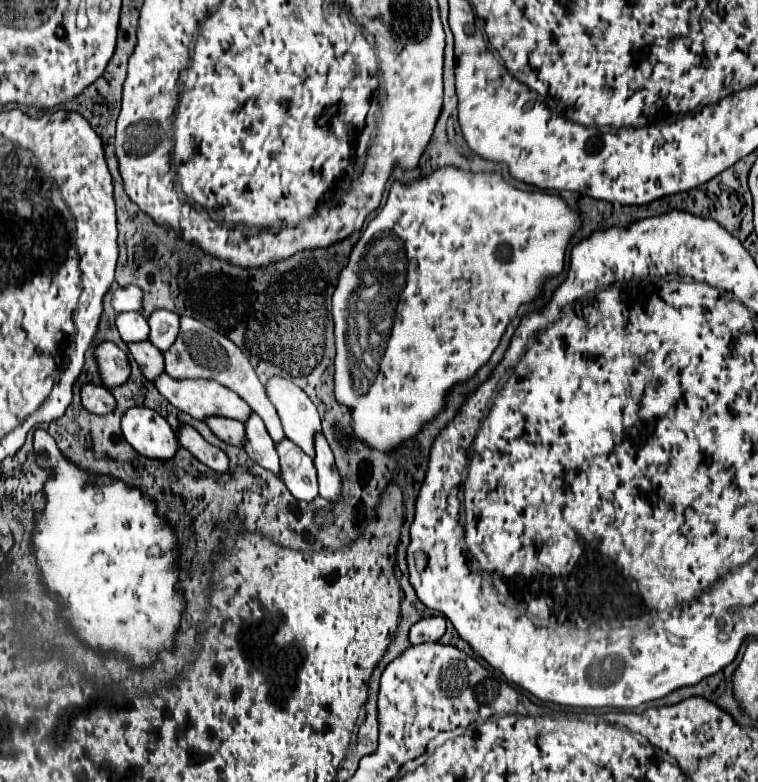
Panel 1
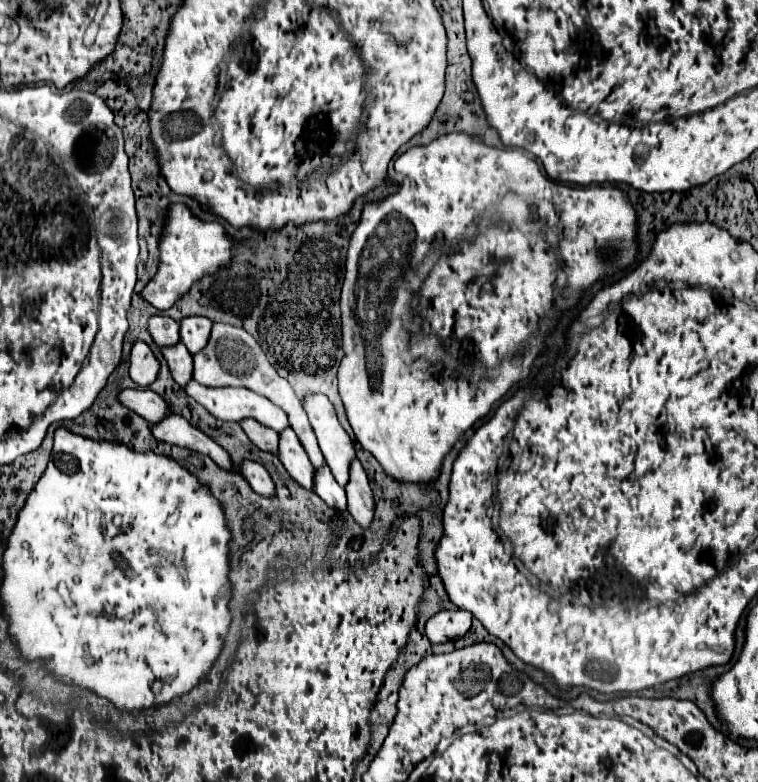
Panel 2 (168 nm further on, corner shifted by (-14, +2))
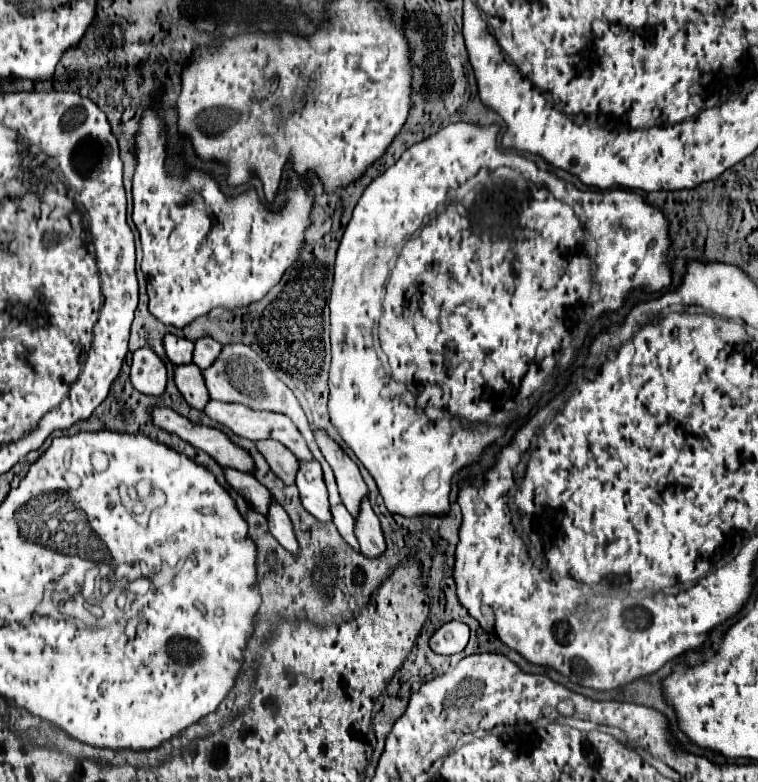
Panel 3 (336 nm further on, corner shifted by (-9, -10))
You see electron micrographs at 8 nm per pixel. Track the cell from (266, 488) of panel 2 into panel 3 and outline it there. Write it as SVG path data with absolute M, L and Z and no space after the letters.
M276 502L270 504L270 516L268 516L268 524L270 524L270 532L272 536L288 550L288 552L298 552L298 542L294 538L294 530L292 530L292 522L288 518L288 514L284 512L284 508Z

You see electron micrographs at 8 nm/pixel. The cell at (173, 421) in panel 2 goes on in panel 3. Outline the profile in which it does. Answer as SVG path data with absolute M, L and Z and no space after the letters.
M222 468L222 470L224 470L224 478L228 486L236 490L240 496L244 496L256 512L266 514L270 504L270 492L252 474L240 472L236 468Z

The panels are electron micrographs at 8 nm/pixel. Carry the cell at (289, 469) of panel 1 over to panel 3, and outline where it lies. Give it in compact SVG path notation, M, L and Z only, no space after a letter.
M342 504L338 506L330 506L330 514L332 514L332 522L334 526L338 528L338 532L344 536L344 540L354 548L358 550L358 542L356 542L356 536L352 532L354 528L354 518L350 516L350 512L346 512L346 508Z

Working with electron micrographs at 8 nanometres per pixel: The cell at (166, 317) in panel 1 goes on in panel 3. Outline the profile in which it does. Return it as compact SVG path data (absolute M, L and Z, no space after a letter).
M204 336L204 338L198 338L196 342L194 342L194 364L198 366L198 368L208 368L214 360L216 360L216 356L220 354L220 350L222 350L222 344L218 344L216 340L212 340L212 338L208 338L208 336Z

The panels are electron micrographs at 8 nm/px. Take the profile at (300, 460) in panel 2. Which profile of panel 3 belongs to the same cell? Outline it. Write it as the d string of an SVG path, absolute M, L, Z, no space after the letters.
M298 460L298 476L296 486L300 492L300 500L304 508L322 522L330 520L330 502L328 492L322 480L322 468L316 460Z

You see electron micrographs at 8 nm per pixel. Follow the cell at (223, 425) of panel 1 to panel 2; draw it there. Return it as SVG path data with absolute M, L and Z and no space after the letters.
M243 420L241 422L243 430L247 432L247 436L251 438L251 442L265 450L265 452L271 452L271 454L277 454L277 448L279 448L279 432L259 424L257 420Z

